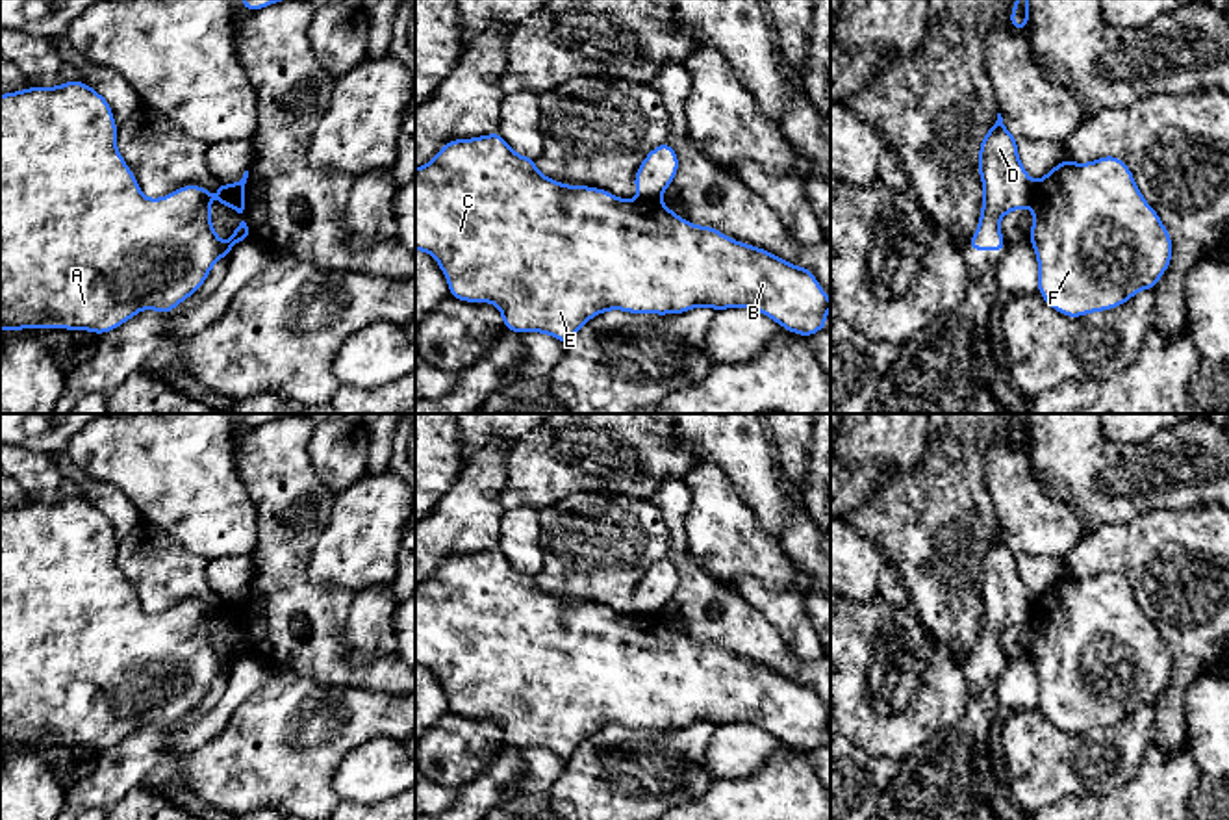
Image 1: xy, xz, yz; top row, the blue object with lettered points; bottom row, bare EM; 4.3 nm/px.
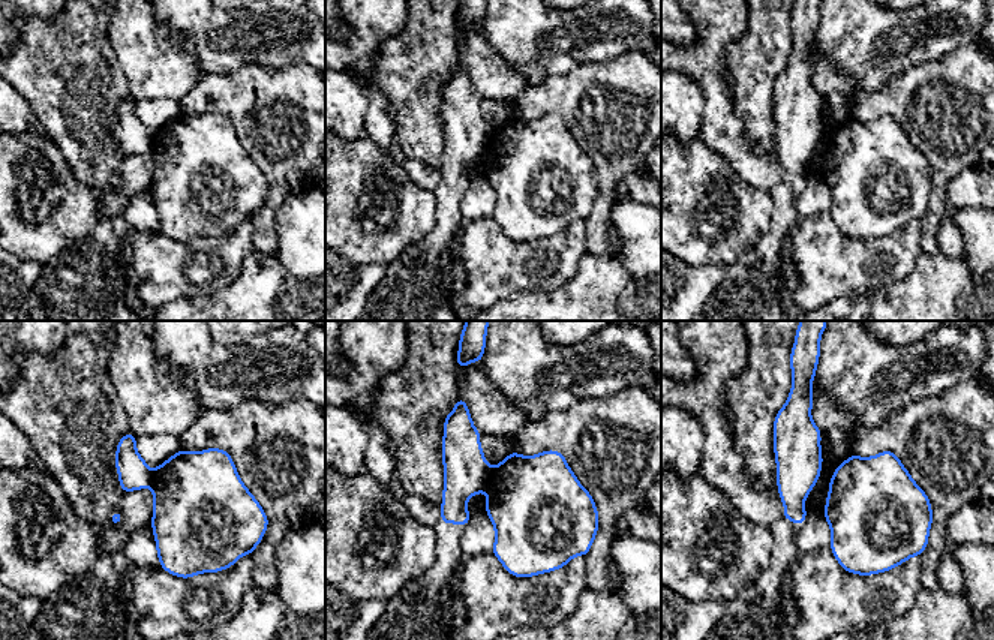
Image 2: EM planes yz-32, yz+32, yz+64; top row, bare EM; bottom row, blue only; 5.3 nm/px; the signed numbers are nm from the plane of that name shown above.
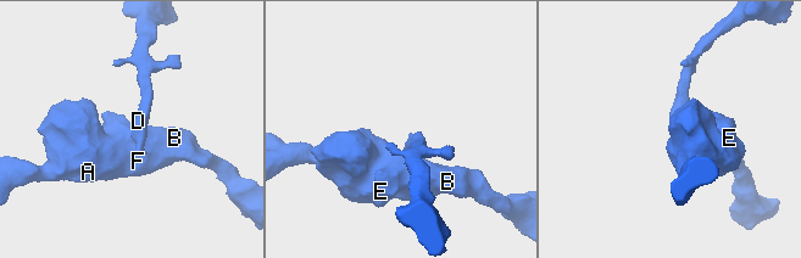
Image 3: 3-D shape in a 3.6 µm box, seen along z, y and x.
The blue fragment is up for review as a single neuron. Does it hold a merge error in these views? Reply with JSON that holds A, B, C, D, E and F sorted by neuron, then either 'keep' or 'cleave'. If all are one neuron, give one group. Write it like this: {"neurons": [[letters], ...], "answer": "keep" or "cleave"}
{"neurons": [["A", "B", "C", "E", "F"], ["D"]], "answer": "cleave"}

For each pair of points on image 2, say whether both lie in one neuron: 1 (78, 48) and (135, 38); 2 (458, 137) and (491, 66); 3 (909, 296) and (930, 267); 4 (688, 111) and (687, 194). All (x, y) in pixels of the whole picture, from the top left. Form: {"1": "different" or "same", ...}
{"1": "different", "2": "different", "3": "same", "4": "different"}

